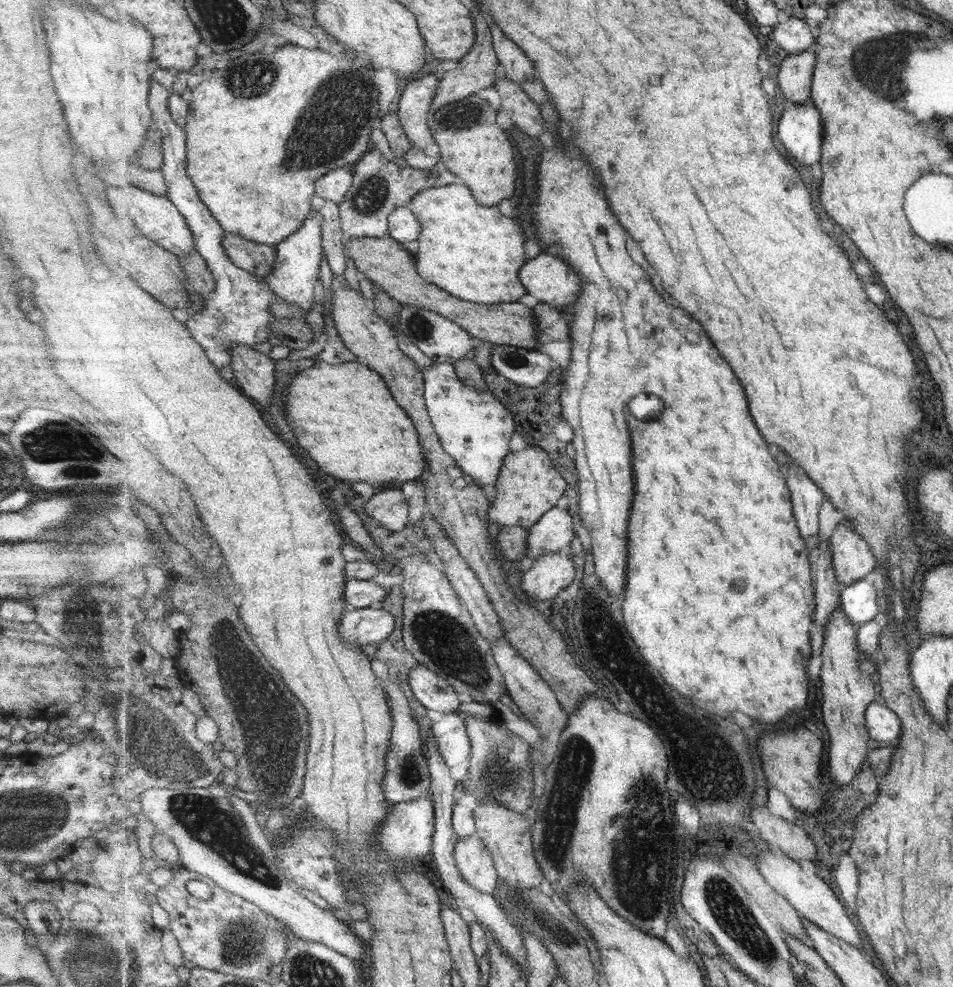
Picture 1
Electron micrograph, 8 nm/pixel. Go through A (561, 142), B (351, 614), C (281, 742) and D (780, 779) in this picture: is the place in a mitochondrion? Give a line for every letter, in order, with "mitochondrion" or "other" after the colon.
A: other
B: other
C: mitochondrion
D: other

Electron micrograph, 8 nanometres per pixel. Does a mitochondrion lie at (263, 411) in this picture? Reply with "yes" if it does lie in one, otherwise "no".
no

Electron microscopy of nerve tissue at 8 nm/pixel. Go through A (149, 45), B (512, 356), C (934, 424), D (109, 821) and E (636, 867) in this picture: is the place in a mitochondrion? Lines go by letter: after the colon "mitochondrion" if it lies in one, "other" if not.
A: other
B: mitochondrion
C: other
D: other
E: mitochondrion

